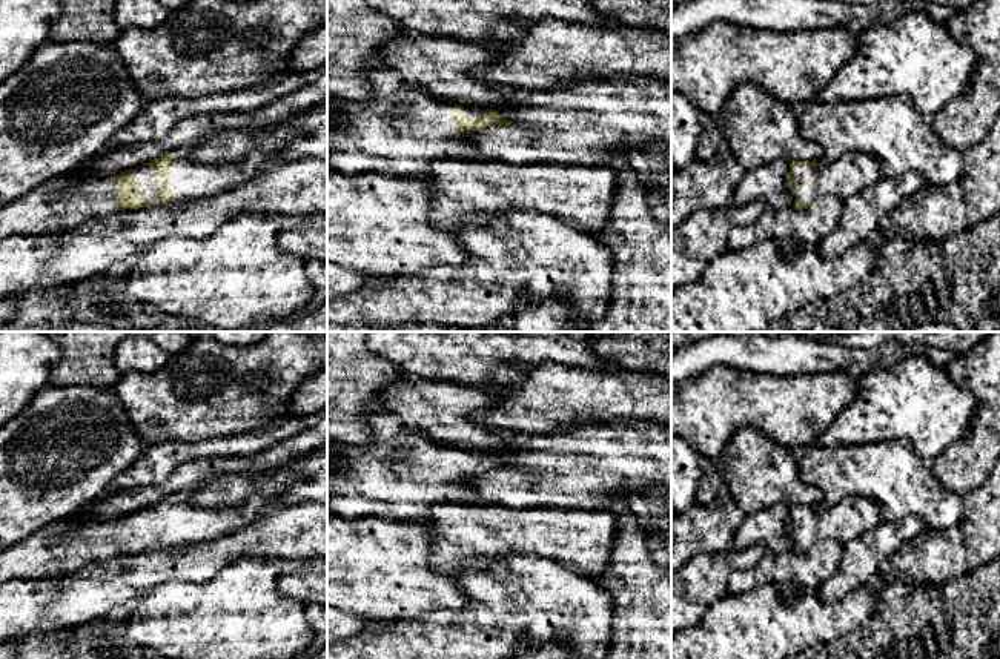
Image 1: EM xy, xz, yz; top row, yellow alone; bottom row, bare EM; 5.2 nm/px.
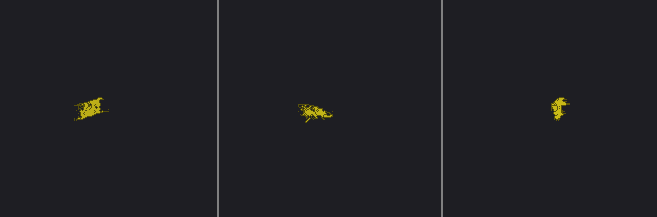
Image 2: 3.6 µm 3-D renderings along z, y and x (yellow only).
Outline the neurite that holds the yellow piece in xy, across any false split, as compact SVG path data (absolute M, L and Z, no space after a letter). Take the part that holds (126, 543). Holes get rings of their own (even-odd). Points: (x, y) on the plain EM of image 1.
M252 495L241 507L207 510L164 498L106 524L86 524L60 535L43 532L0 550L0 588L12 579L69 581L91 564L149 547L178 547L235 533L260 518L267 501Z

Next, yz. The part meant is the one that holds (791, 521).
M848 496L825 510L816 510L813 505L793 505L786 527L794 538L793 551L803 555L819 539L834 539L845 545L880 522L882 513L874 501Z

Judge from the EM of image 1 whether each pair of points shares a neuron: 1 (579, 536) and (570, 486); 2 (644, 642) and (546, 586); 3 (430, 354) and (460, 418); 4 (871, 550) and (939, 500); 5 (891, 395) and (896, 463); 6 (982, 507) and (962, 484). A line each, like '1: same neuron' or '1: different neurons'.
1: different neurons
2: different neurons
3: different neurons
4: different neurons
5: different neurons
6: different neurons

